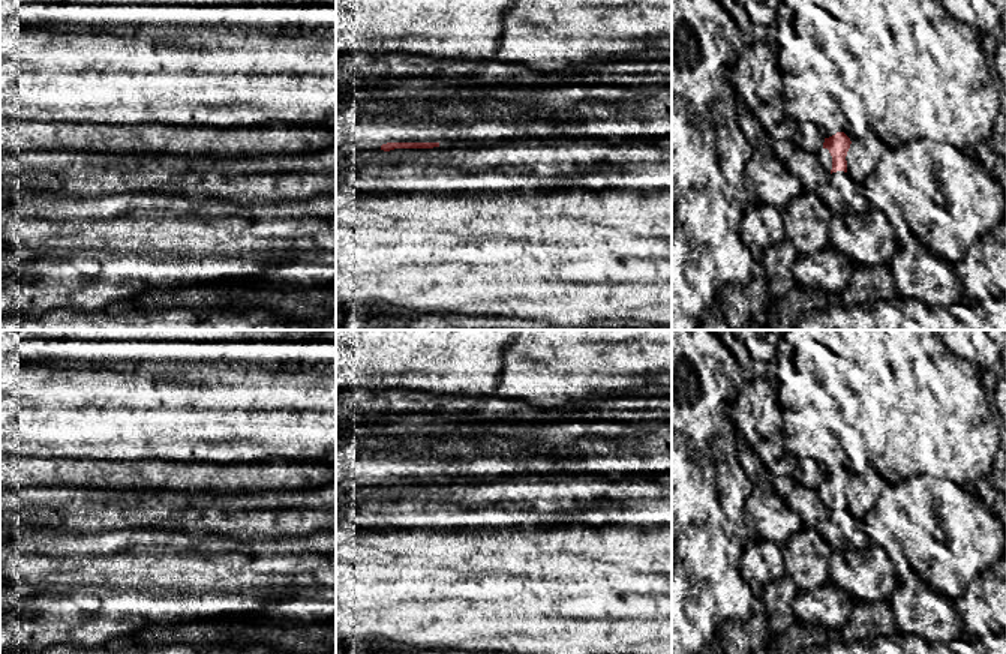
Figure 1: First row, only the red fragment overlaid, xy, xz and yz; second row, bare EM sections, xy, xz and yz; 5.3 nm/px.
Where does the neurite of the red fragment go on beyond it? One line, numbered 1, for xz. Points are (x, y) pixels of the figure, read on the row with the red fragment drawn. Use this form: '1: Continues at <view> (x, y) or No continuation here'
1: No continuation here

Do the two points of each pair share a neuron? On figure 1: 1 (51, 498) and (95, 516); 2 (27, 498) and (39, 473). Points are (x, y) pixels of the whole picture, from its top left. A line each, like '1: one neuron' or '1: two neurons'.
1: one neuron
2: two neurons

